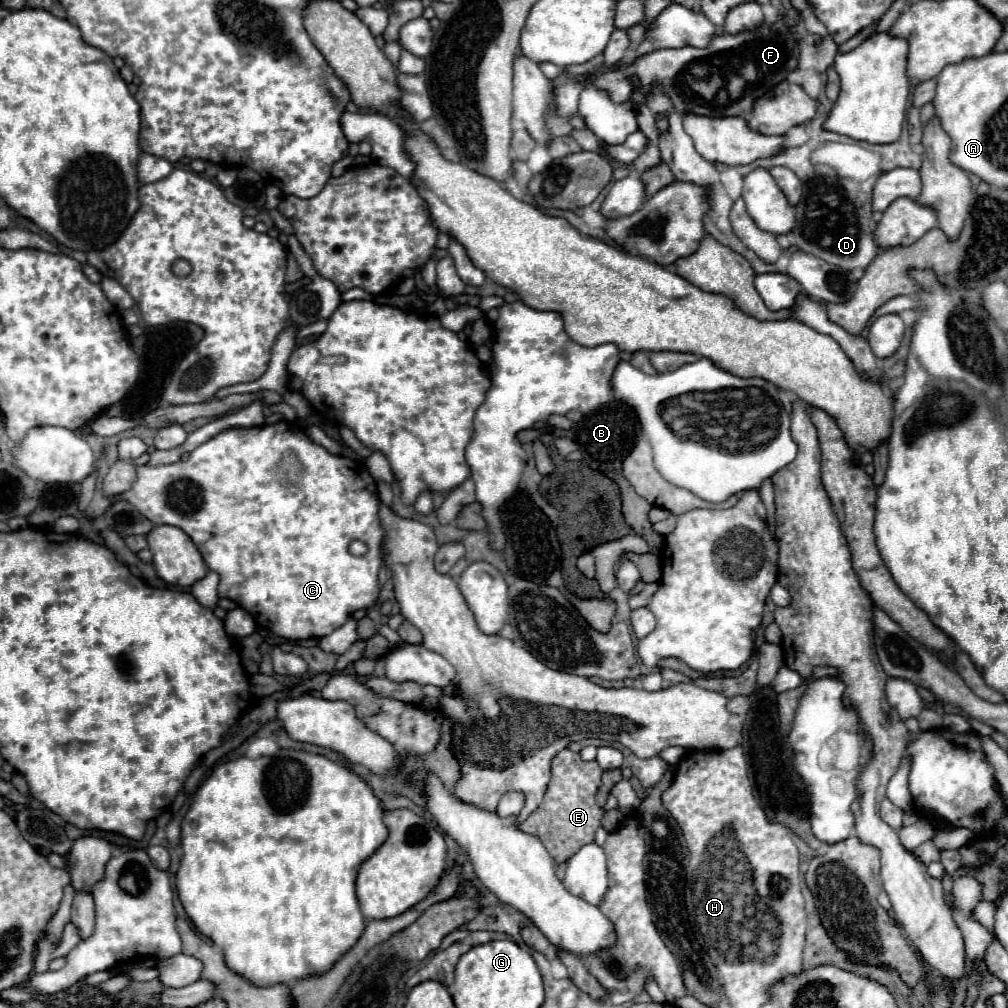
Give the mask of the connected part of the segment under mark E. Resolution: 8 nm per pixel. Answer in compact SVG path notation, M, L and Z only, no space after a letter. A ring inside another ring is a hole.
M564 749L554 755L550 773L552 779L540 807L524 823L520 823L520 831L536 835L546 847L546 851L552 855L554 863L562 865L572 855L576 855L580 847L592 843L596 831L602 827L604 809L596 803L602 769L596 761L584 761L578 753Z

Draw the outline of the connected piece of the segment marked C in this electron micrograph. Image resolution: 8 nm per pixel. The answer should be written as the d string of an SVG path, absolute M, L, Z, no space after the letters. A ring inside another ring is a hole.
M280 421L274 425L260 425L260 427L252 427L252 429L228 429L228 431L222 431L220 435L216 435L214 439L202 443L200 447L196 447L188 455L186 461L176 461L170 465L138 465L136 481L132 483L132 487L126 493L120 495L120 499L128 501L138 513L142 513L154 525L162 525L162 523L174 525L174 527L180 527L186 535L190 535L190 539L196 543L198 551L202 553L206 565L220 575L218 595L244 605L242 609L246 609L256 619L256 623L260 623L262 627L270 629L272 633L276 633L284 639L300 641L300 639L330 635L334 629L344 625L344 621L352 613L372 605L380 595L378 571L382 565L382 557L380 557L382 529L380 529L380 521L378 521L376 483L374 483L370 473L366 479L366 469L362 463L358 463L358 461L350 463L350 459L346 459L346 457L332 455L332 453L324 451L324 447L314 445L306 437L306 433L300 427L296 427L294 423ZM354 539L360 539L368 545L366 555L362 555L362 557L350 555L348 547Z

